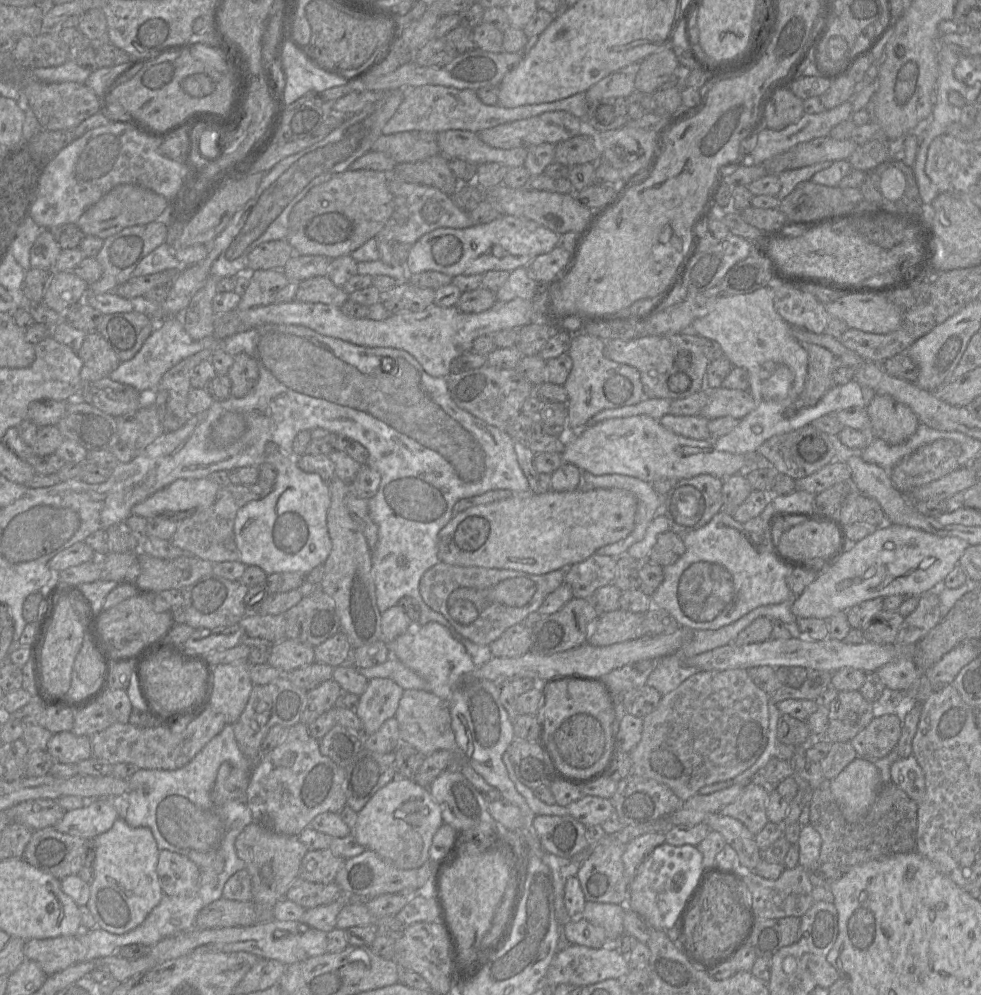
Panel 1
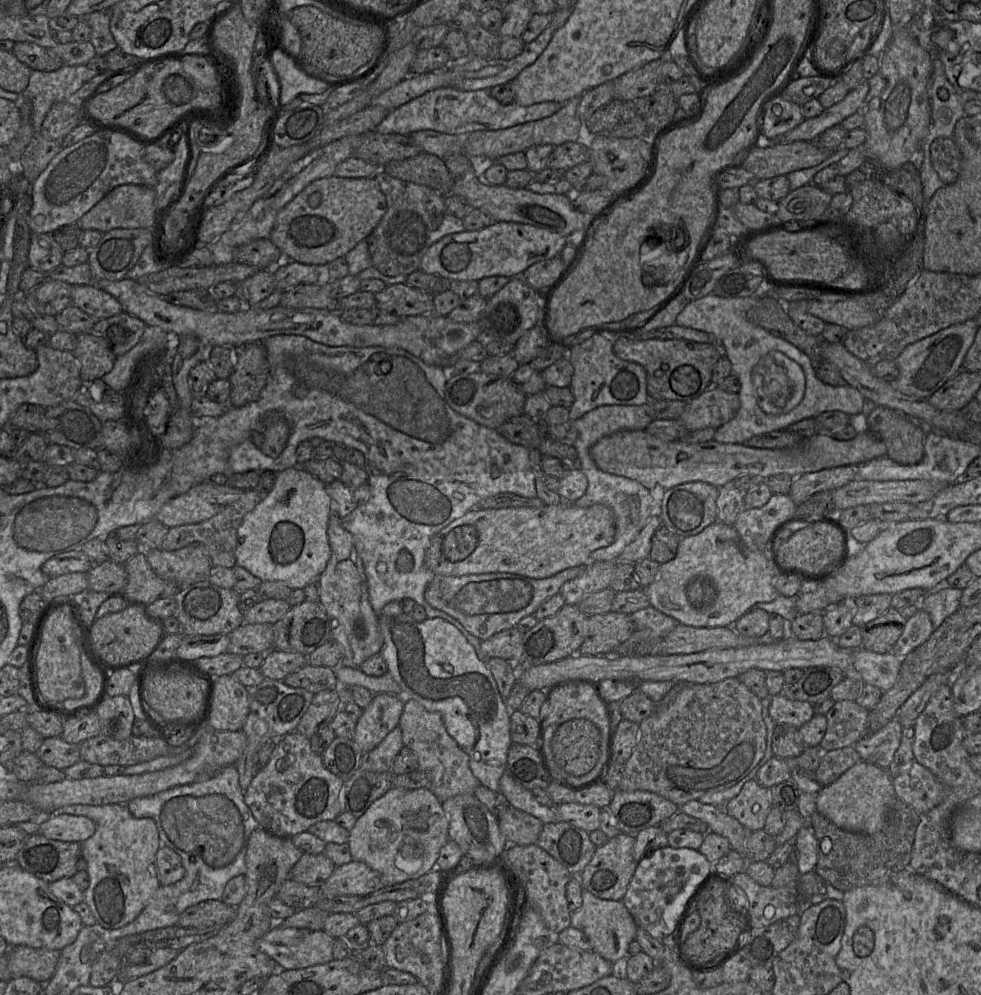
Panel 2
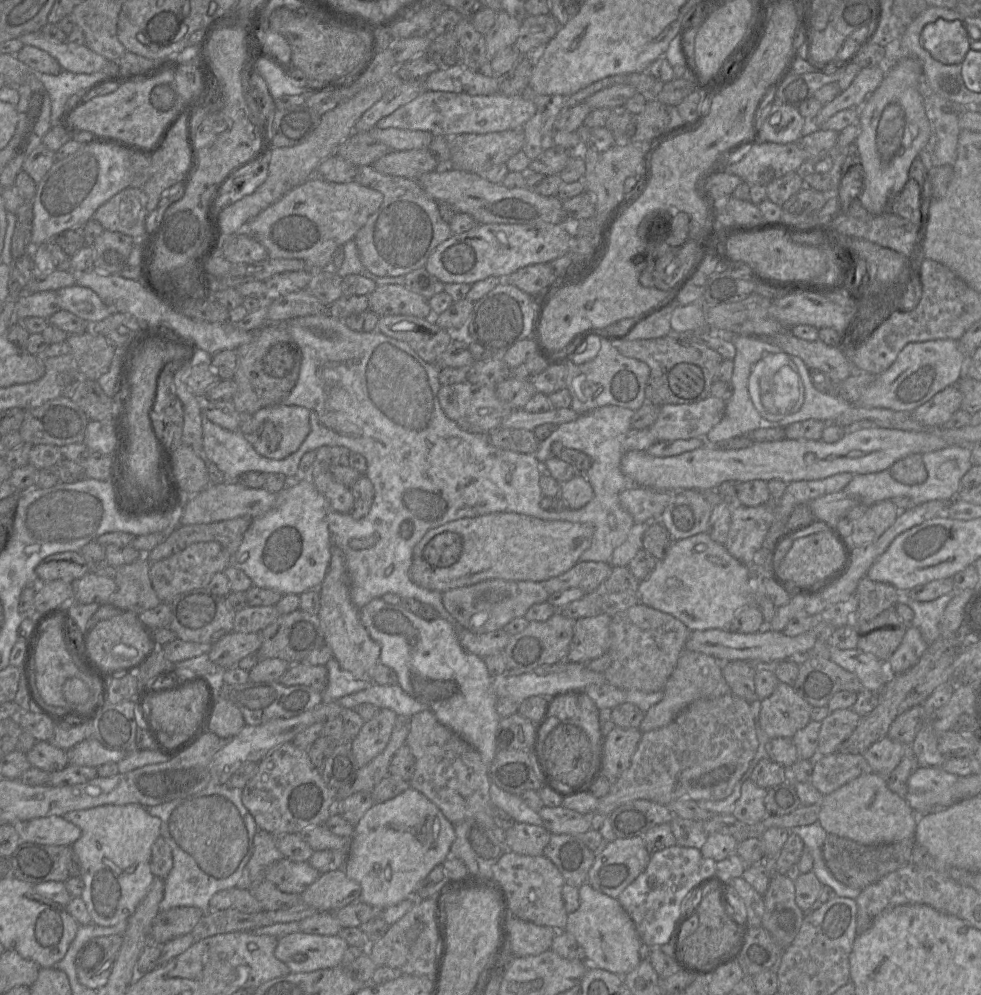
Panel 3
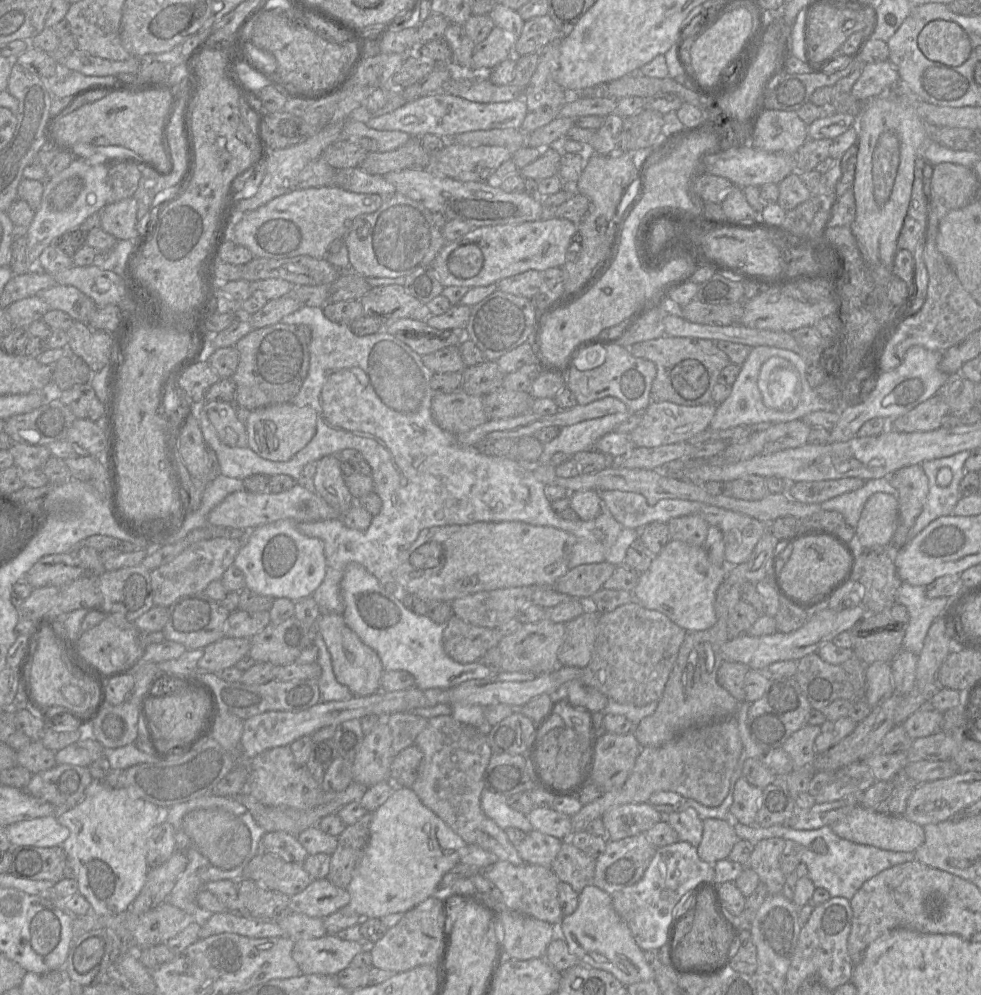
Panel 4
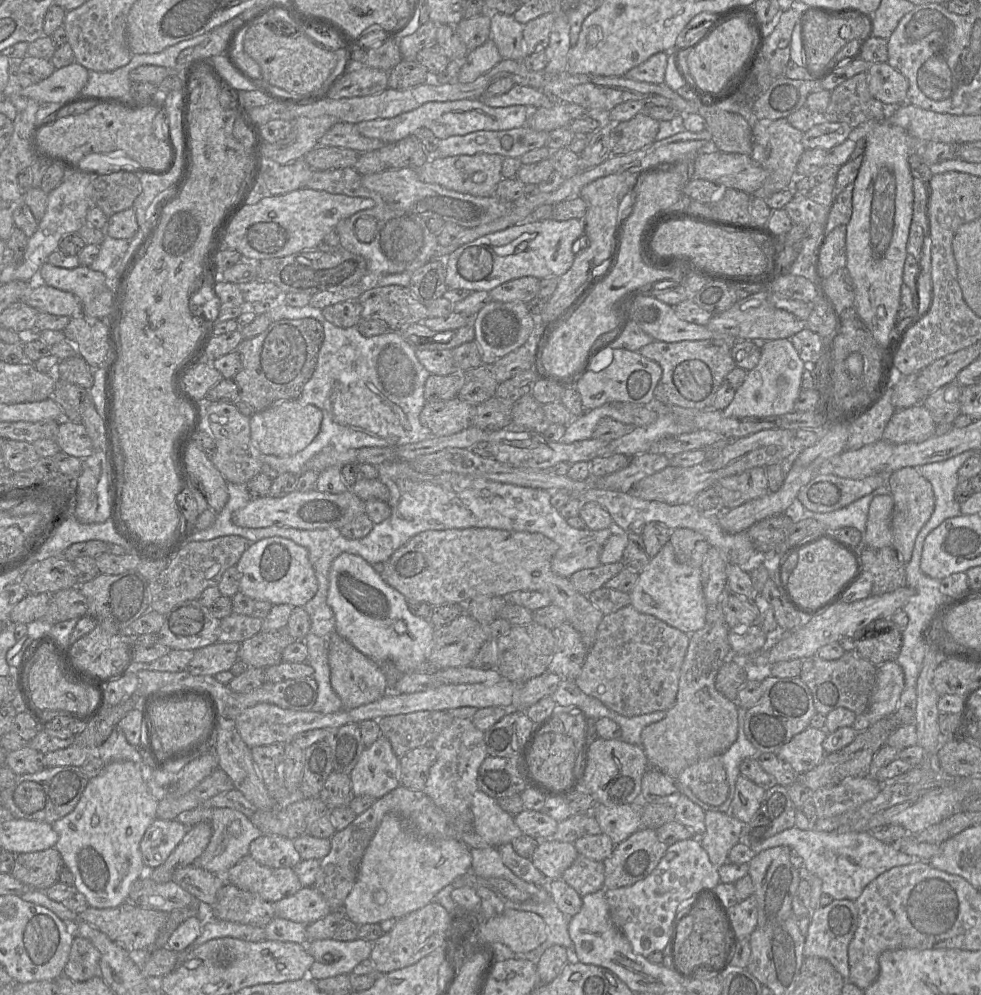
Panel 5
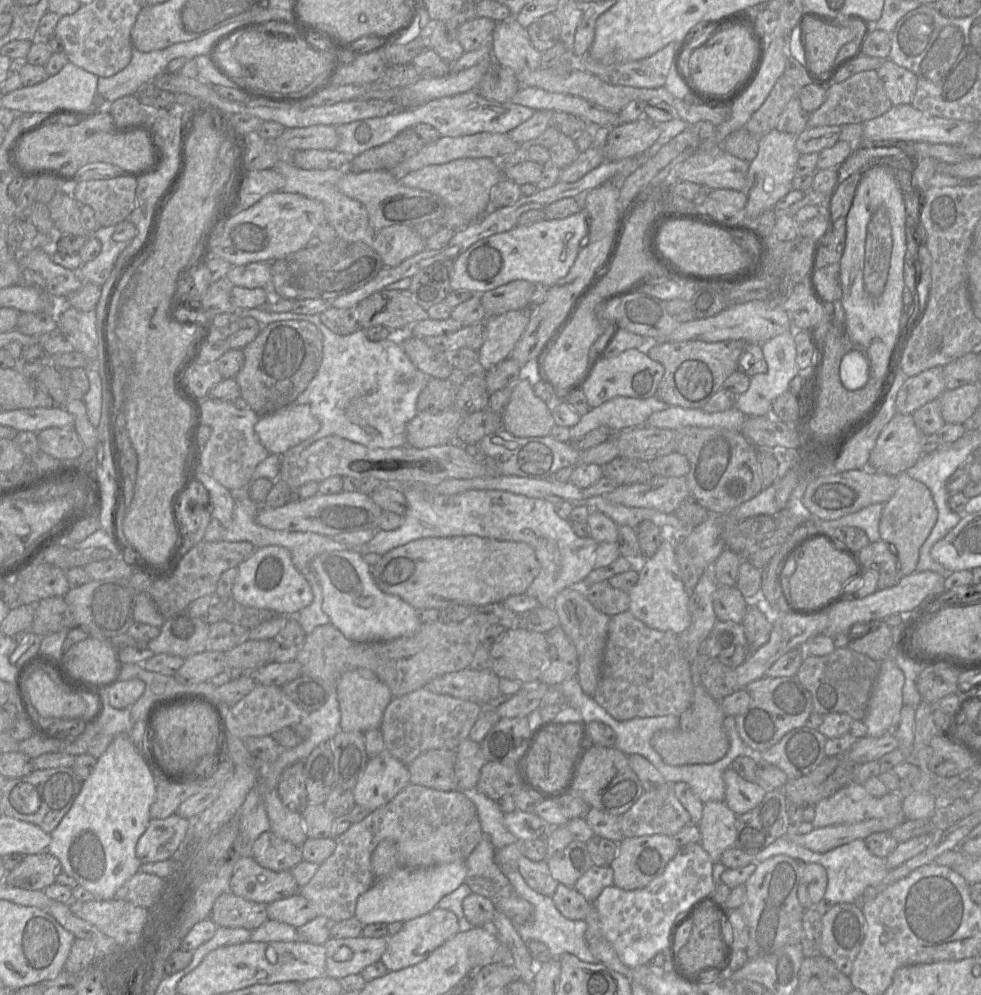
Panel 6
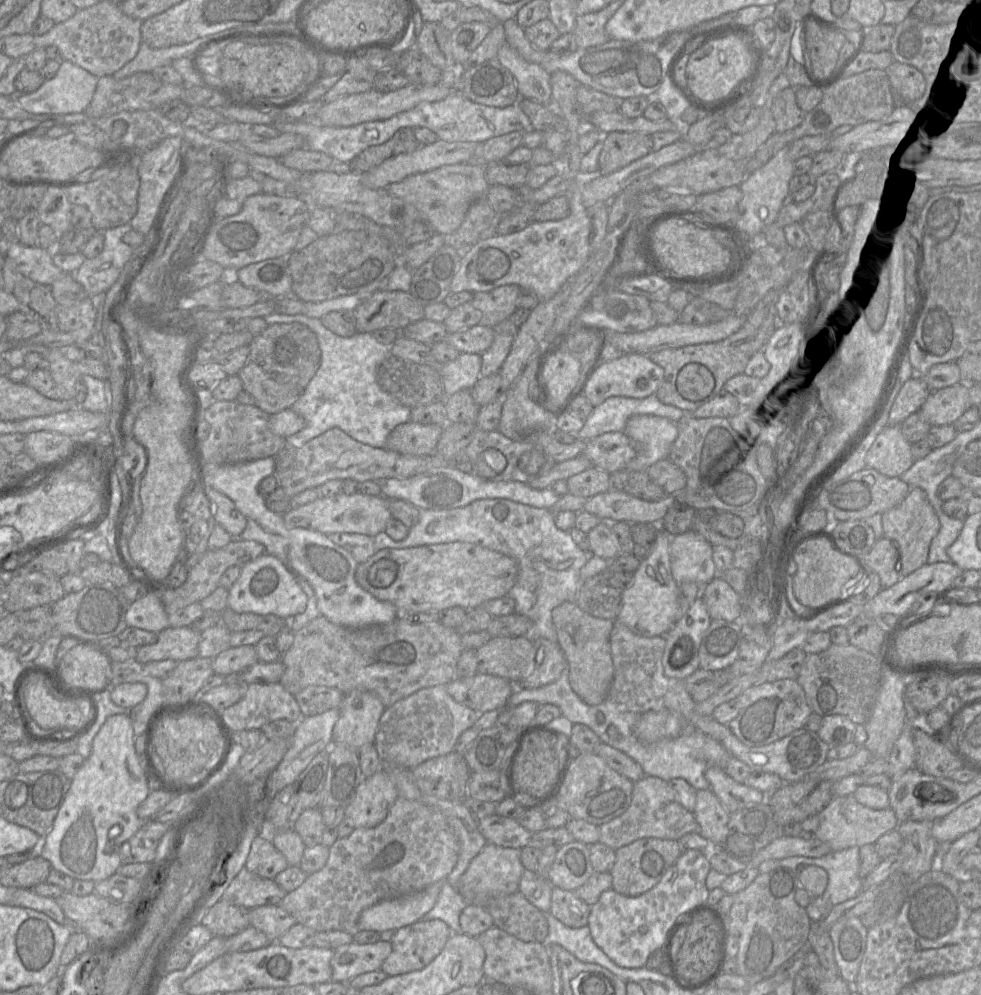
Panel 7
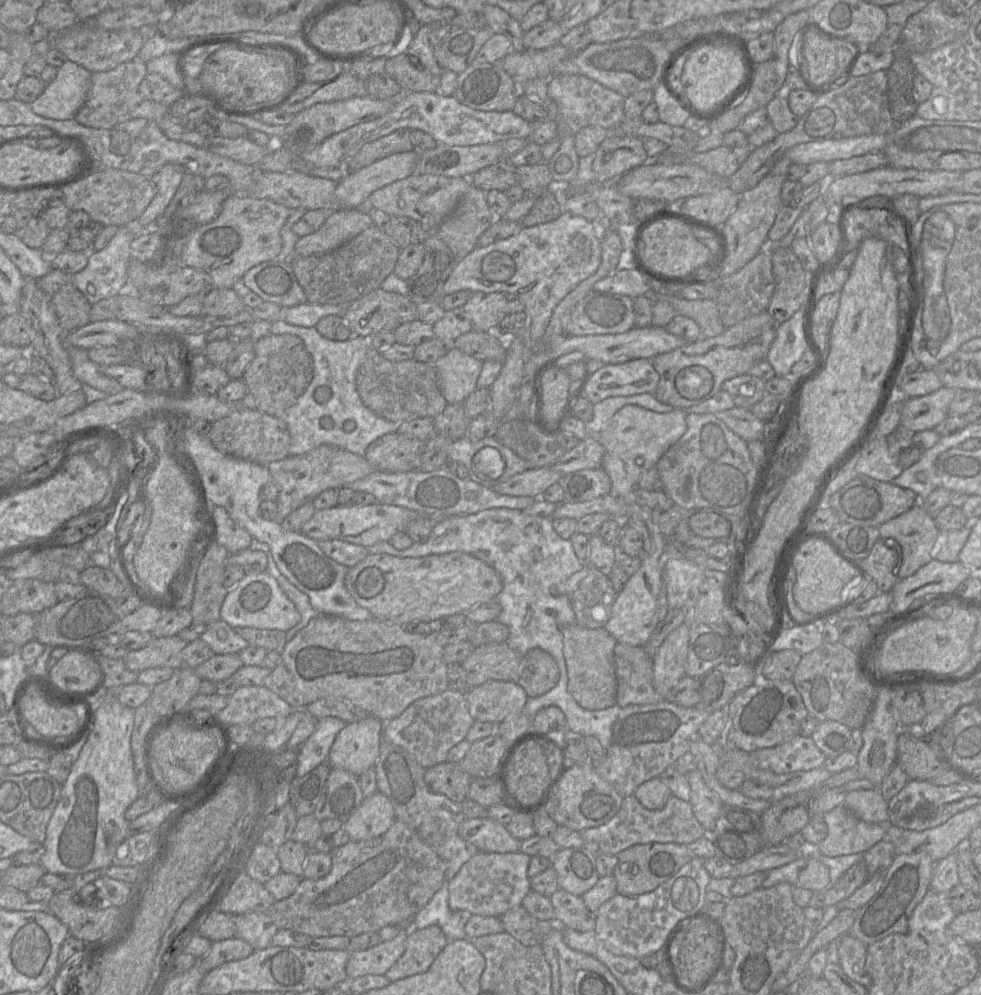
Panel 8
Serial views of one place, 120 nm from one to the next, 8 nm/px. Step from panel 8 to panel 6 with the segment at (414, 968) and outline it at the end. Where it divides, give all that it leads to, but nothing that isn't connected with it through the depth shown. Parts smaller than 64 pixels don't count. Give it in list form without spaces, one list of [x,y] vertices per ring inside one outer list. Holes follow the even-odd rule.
[[[434,908],[426,914],[404,922],[397,933],[388,937],[387,947],[379,961],[388,971],[397,971],[415,965],[426,959],[431,952],[462,930],[464,925],[464,921],[458,921],[453,912]]]

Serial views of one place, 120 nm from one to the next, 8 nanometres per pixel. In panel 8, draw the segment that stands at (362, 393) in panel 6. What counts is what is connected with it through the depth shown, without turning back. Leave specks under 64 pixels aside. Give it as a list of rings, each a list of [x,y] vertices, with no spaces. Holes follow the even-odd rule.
[[[277,320],[271,323],[271,334],[291,334],[300,337],[307,351],[314,359],[314,376],[311,383],[298,398],[297,402],[288,408],[280,417],[287,424],[291,437],[289,455],[301,455],[320,445],[327,444],[345,449],[359,456],[364,456],[368,446],[372,442],[385,434],[398,431],[401,423],[392,422],[374,414],[364,405],[356,389],[355,378],[357,370],[370,348],[367,338],[353,336],[349,340],[333,341],[322,336],[316,327],[295,326],[284,320]],[[324,417],[330,417],[334,421],[334,427],[332,429],[326,430],[321,426],[320,422]],[[347,421],[355,422],[355,429],[351,432],[344,430],[344,424]]]

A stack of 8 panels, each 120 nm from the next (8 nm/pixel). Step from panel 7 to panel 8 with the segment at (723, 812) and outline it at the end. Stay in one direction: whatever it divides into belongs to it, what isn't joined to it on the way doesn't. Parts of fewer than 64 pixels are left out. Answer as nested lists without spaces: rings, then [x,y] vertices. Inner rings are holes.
[[[695,768],[686,774],[691,788],[692,811],[707,833],[712,832],[722,808],[719,797],[705,784],[700,771]]]

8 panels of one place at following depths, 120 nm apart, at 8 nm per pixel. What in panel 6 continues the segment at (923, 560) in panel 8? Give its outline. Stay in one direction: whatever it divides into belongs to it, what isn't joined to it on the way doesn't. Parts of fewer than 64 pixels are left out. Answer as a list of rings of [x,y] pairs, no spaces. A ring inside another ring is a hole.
[[[906,472],[896,476],[898,487],[893,496],[884,504],[879,523],[881,540],[895,546],[903,575],[915,572],[919,551],[930,535],[938,519],[938,510],[931,491],[922,482],[913,479]]]

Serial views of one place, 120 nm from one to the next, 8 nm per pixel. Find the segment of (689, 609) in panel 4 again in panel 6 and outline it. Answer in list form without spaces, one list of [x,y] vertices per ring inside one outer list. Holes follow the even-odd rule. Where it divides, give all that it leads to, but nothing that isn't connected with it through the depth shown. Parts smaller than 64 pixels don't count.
[[[667,534],[655,555],[641,560],[637,567],[639,579],[627,592],[630,596],[629,611],[650,628],[680,634],[691,624],[689,600],[676,559],[675,538]]]

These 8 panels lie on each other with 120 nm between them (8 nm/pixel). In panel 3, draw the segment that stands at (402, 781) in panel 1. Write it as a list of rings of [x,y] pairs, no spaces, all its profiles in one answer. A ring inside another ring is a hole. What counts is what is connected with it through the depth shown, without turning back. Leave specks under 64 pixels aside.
[[[412,787],[395,798],[375,803],[355,825],[352,837],[348,839],[348,852],[342,868],[350,879],[360,885],[359,901],[385,909],[414,898],[417,884],[449,856],[456,837],[454,826],[433,802]]]

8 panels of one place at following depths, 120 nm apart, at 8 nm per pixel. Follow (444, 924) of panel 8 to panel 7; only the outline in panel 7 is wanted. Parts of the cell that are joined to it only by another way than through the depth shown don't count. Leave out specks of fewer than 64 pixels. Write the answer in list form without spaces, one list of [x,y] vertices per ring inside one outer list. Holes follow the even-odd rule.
[[[445,881],[433,908],[421,920],[439,919],[444,921],[452,933],[461,933],[460,914],[469,902],[457,888]]]

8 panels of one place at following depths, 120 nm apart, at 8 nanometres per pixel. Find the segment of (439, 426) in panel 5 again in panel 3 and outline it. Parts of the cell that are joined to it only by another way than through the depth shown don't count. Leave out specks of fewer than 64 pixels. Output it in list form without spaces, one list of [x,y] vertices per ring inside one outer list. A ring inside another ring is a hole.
[[[469,381],[451,385],[441,385],[438,392],[439,403],[448,418],[464,431],[475,434],[488,434],[500,426],[503,419],[512,411],[498,398],[496,386],[473,384]]]

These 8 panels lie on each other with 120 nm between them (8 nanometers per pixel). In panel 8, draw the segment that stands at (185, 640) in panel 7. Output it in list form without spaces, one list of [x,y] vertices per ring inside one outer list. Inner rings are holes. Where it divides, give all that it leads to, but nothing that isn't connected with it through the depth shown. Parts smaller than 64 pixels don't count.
[[[178,635],[154,637],[145,647],[128,651],[122,659],[129,670],[137,673],[155,667],[177,669],[184,666],[182,650],[187,644]]]

